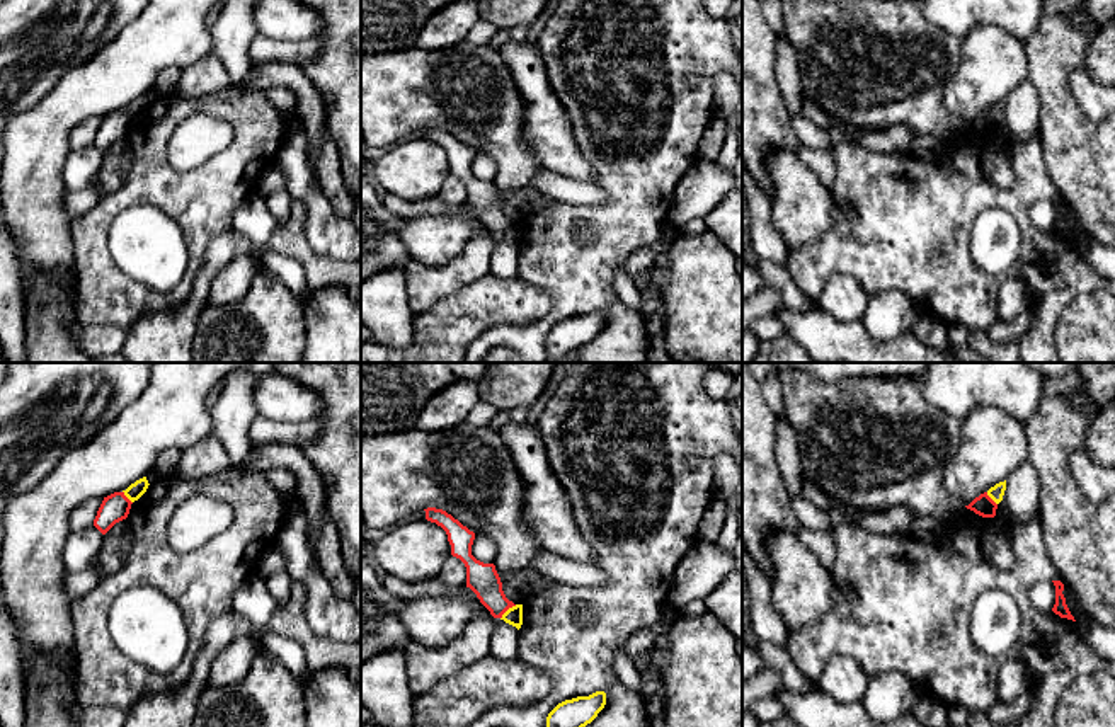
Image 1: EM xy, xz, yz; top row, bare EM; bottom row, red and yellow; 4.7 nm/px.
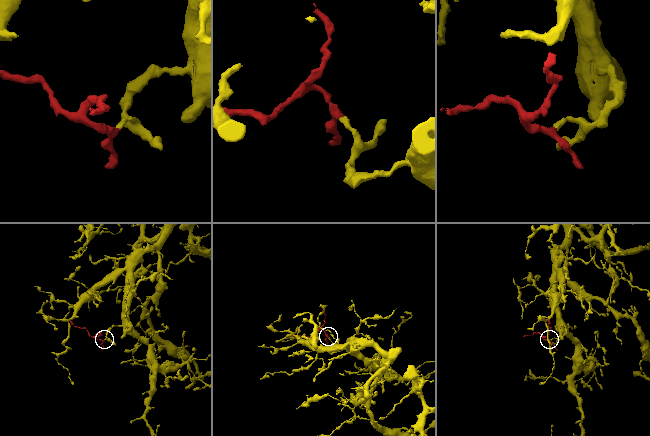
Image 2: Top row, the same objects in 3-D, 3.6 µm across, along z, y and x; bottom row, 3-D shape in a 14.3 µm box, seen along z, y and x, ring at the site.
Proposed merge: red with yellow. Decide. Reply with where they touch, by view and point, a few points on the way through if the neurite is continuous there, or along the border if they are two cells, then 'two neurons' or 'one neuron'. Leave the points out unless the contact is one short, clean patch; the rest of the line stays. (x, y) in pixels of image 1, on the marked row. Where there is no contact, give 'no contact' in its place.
meets red in xz at (508, 608); two neurons

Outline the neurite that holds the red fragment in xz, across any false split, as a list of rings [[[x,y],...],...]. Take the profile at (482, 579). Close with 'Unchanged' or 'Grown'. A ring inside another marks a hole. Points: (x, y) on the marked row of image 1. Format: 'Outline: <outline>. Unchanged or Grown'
Outline: [[[427,507],[424,511],[427,521],[436,523],[446,531],[451,555],[465,564],[466,587],[477,594],[494,618],[502,618],[516,604],[506,598],[495,565],[483,564],[472,555],[475,533],[443,509]]]. Unchanged

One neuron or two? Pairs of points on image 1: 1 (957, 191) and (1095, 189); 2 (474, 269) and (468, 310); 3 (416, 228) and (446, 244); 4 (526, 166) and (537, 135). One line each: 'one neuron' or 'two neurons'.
1: two neurons
2: two neurons
3: one neuron
4: two neurons

